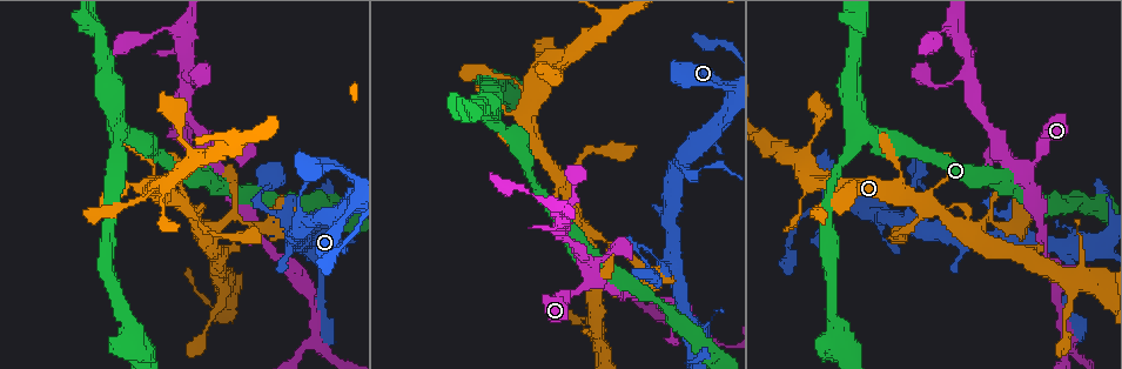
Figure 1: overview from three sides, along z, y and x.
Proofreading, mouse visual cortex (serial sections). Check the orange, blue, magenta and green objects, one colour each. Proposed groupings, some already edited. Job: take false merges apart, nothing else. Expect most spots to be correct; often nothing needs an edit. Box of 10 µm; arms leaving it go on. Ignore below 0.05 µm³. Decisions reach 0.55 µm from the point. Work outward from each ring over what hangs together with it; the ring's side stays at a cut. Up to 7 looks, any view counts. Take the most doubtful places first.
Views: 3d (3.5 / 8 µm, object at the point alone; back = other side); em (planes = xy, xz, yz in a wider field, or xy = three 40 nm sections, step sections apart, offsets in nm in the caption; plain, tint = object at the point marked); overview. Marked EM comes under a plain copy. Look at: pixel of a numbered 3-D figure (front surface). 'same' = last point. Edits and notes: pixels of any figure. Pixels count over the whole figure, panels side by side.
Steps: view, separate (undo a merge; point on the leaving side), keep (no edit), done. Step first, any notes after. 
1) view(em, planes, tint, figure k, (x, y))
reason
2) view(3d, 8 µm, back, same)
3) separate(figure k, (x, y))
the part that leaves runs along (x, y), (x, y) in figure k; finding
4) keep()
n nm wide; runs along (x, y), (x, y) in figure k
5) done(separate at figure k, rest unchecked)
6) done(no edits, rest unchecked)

view(3d, 3.5 µm, figure 1, (679, 168))
calibre changes

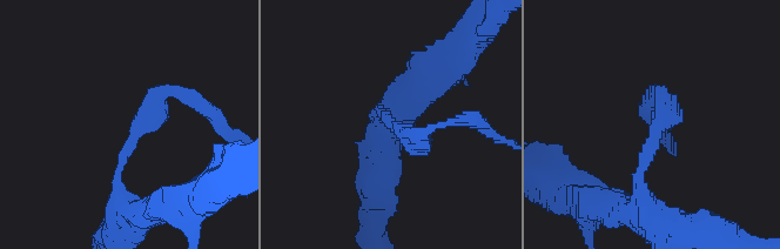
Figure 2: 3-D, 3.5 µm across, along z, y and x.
view(em, xy, step 3, tint, figure 2, (130, 141))
arms of 250, 250 nm; shape alone is not enough

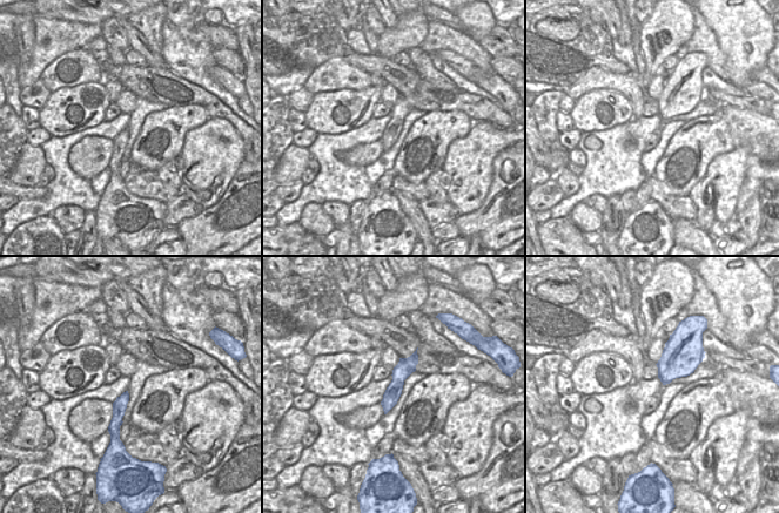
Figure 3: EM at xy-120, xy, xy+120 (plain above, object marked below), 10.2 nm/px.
keep()
180 nm wide; runs along (415, 357), (400, 373), (385, 407) in figure 3; all the same cell

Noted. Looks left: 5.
view(3d, 3.5 µm, figure 1, (997, 214))
abrupt turn

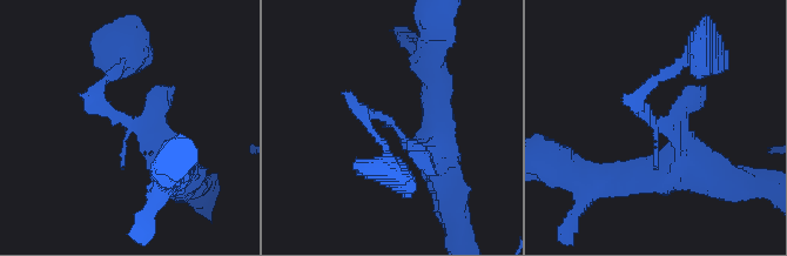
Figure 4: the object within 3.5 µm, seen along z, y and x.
view(em, xy, step 5, tint, figure 4, (129, 128))

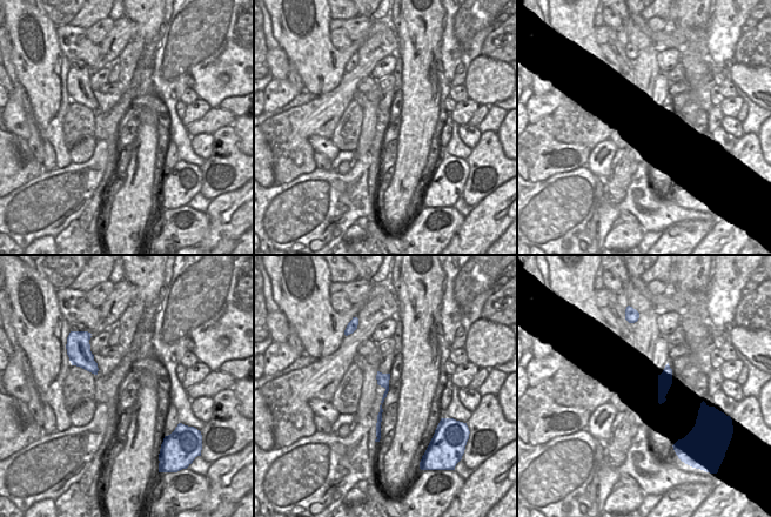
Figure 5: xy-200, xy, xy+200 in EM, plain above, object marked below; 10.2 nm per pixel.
keep()
runs along (175, 169), (161, 134), (95, 101), (103, 80) in figure 4; all the same cell

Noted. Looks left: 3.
view(3d, 3.5 µm, figure 1, (312, 340))

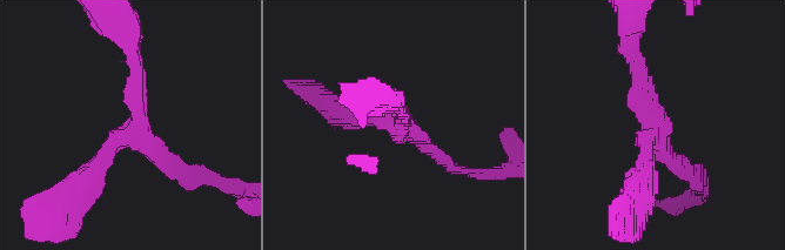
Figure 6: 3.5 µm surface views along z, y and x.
view(em, xy, step 3, tint, figure 6, (652, 130))
3 arms; arms of 200, 200, 200 nm

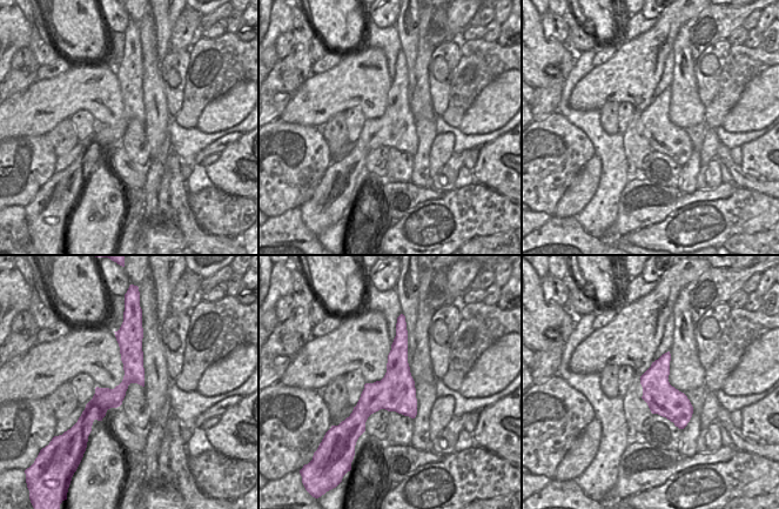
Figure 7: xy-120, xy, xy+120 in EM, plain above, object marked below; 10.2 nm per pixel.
keep()
runs along (135, 52), (139, 124), (78, 186) in figure 6; one cell here

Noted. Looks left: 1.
done(no edits, rest unchecked)

